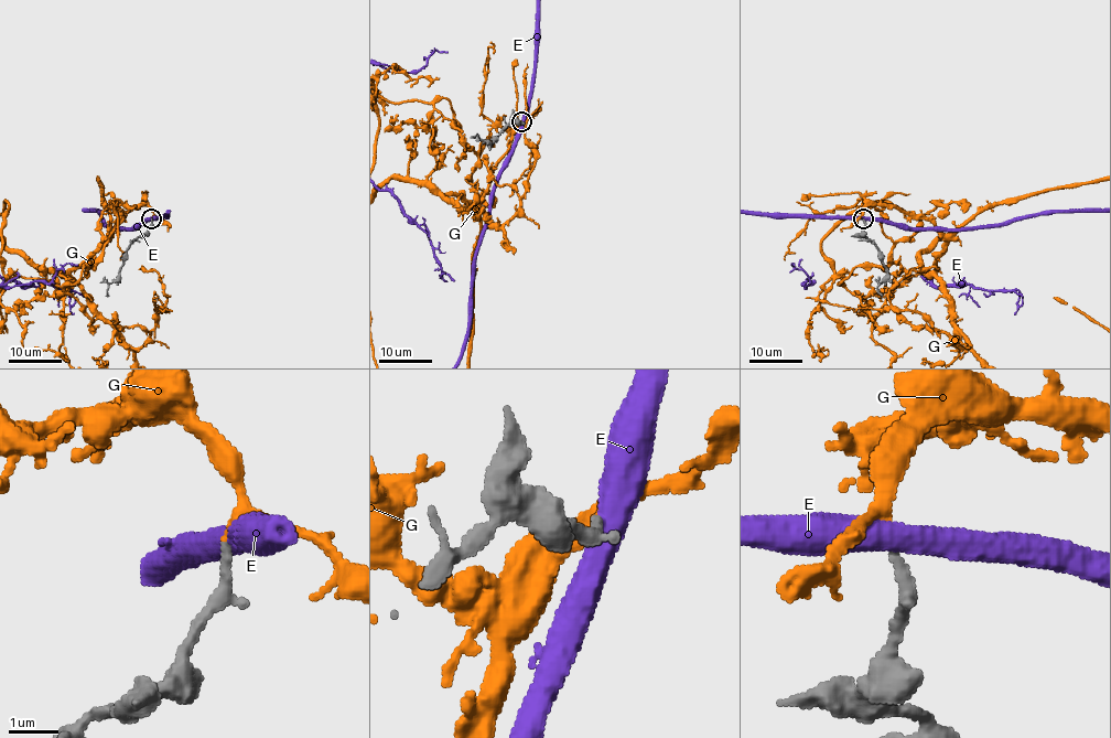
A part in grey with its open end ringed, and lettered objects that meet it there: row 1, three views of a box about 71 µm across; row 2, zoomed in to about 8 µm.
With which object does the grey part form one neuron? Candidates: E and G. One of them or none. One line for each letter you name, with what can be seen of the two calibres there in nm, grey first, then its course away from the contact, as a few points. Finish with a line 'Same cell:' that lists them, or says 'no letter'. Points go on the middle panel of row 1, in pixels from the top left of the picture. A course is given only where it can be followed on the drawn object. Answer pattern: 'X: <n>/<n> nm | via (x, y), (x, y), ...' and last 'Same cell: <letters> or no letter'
G: 150/170 nm
Same cell: G

